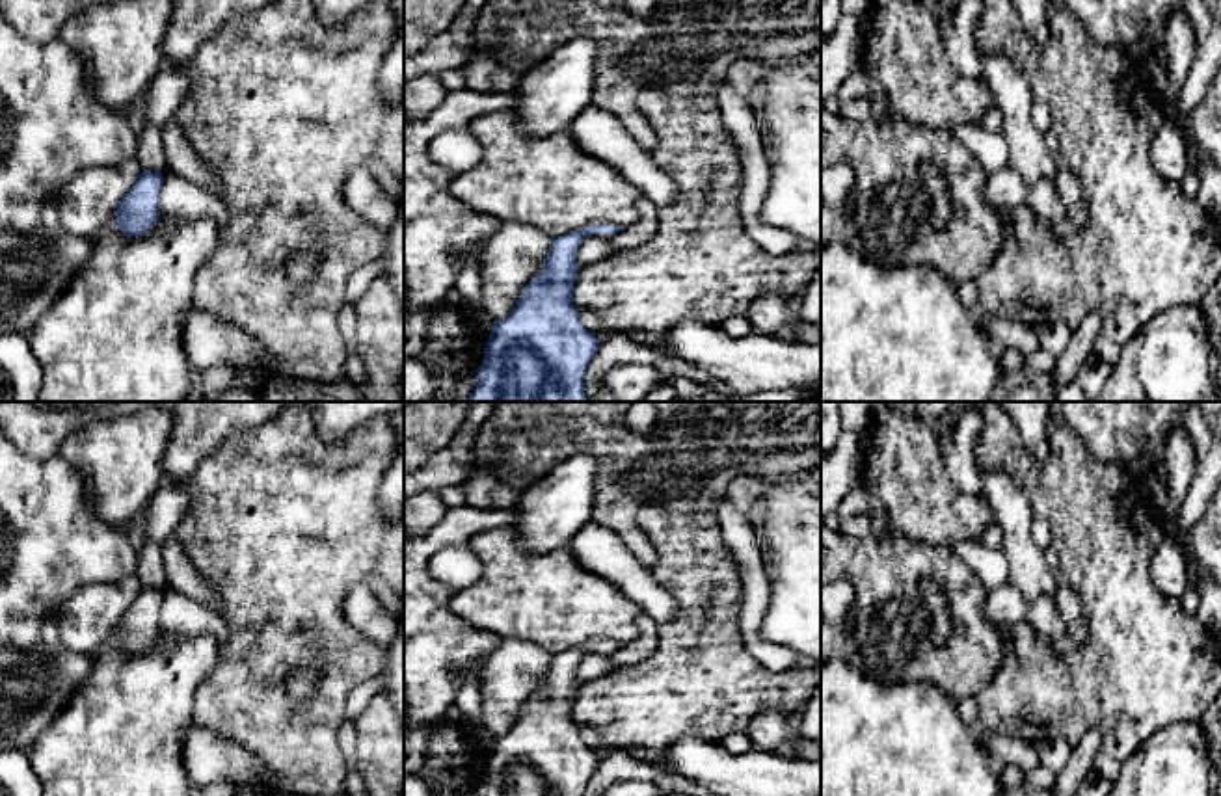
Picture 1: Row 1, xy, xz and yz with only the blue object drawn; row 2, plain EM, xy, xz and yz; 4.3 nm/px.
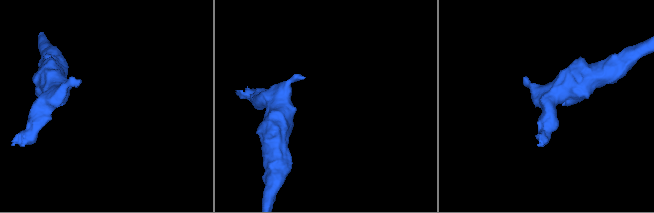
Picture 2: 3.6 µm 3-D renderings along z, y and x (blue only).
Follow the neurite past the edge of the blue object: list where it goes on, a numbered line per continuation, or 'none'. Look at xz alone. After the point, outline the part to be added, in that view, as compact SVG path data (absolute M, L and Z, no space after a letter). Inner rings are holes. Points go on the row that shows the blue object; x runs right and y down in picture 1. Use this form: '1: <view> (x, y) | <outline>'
none

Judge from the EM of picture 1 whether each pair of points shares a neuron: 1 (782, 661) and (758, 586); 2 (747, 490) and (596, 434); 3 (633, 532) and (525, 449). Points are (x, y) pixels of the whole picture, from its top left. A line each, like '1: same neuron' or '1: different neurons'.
1: same neuron
2: different neurons
3: same neuron

